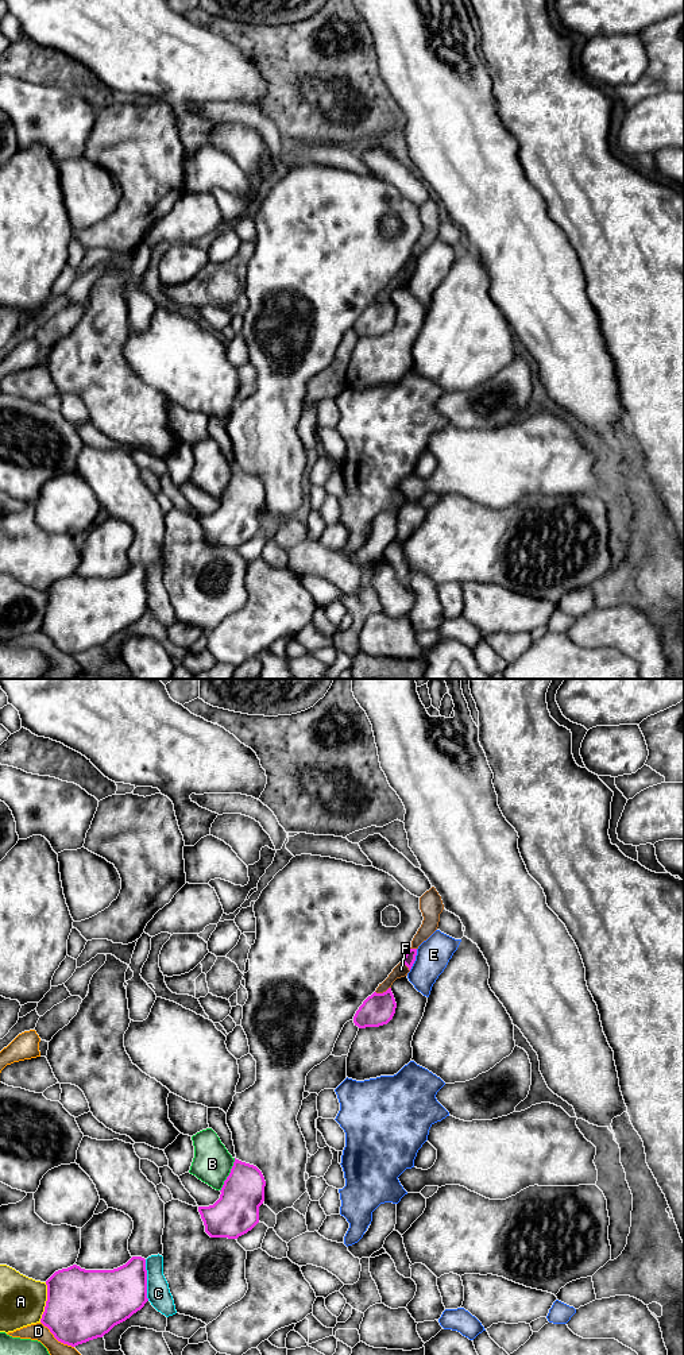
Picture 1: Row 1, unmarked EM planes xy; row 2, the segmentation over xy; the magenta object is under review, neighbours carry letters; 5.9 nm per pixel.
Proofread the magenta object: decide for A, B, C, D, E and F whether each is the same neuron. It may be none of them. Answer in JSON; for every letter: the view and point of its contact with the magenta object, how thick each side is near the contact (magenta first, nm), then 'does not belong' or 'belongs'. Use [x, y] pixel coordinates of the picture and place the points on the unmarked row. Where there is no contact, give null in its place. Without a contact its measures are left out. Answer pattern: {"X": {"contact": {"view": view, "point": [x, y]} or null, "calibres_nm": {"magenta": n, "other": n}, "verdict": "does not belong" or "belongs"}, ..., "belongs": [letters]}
{"A": {"contact": {"view": "xy", "point": [46, 612]}, "calibres_nm": {"magenta": 420, "other": 280}, "verdict": "does not belong"}, "B": {"contact": {"view": "xy", "point": [230, 483]}, "calibres_nm": {"magenta": 260, "other": 240}, "verdict": "does not belong"}, "C": {"contact": {"view": "xy", "point": [146, 589]}, "calibres_nm": {"magenta": 340, "other": 140}, "verdict": "does not belong"}, "D": {"contact": {"view": "xy", "point": [57, 648]}, "calibres_nm": {"magenta": 420, "other": 170}, "verdict": "does not belong"}, "E": {"contact": {"view": "xy", "point": [414, 269]}, "calibres_nm": {"magenta": 70, "other": 200}, "verdict": "does not belong"}, "F": {"contact": {"view": "xy", "point": [383, 301]}, "calibres_nm": {"magenta": 190, "other": 80}, "verdict": "does not belong"}, "belongs": []}

